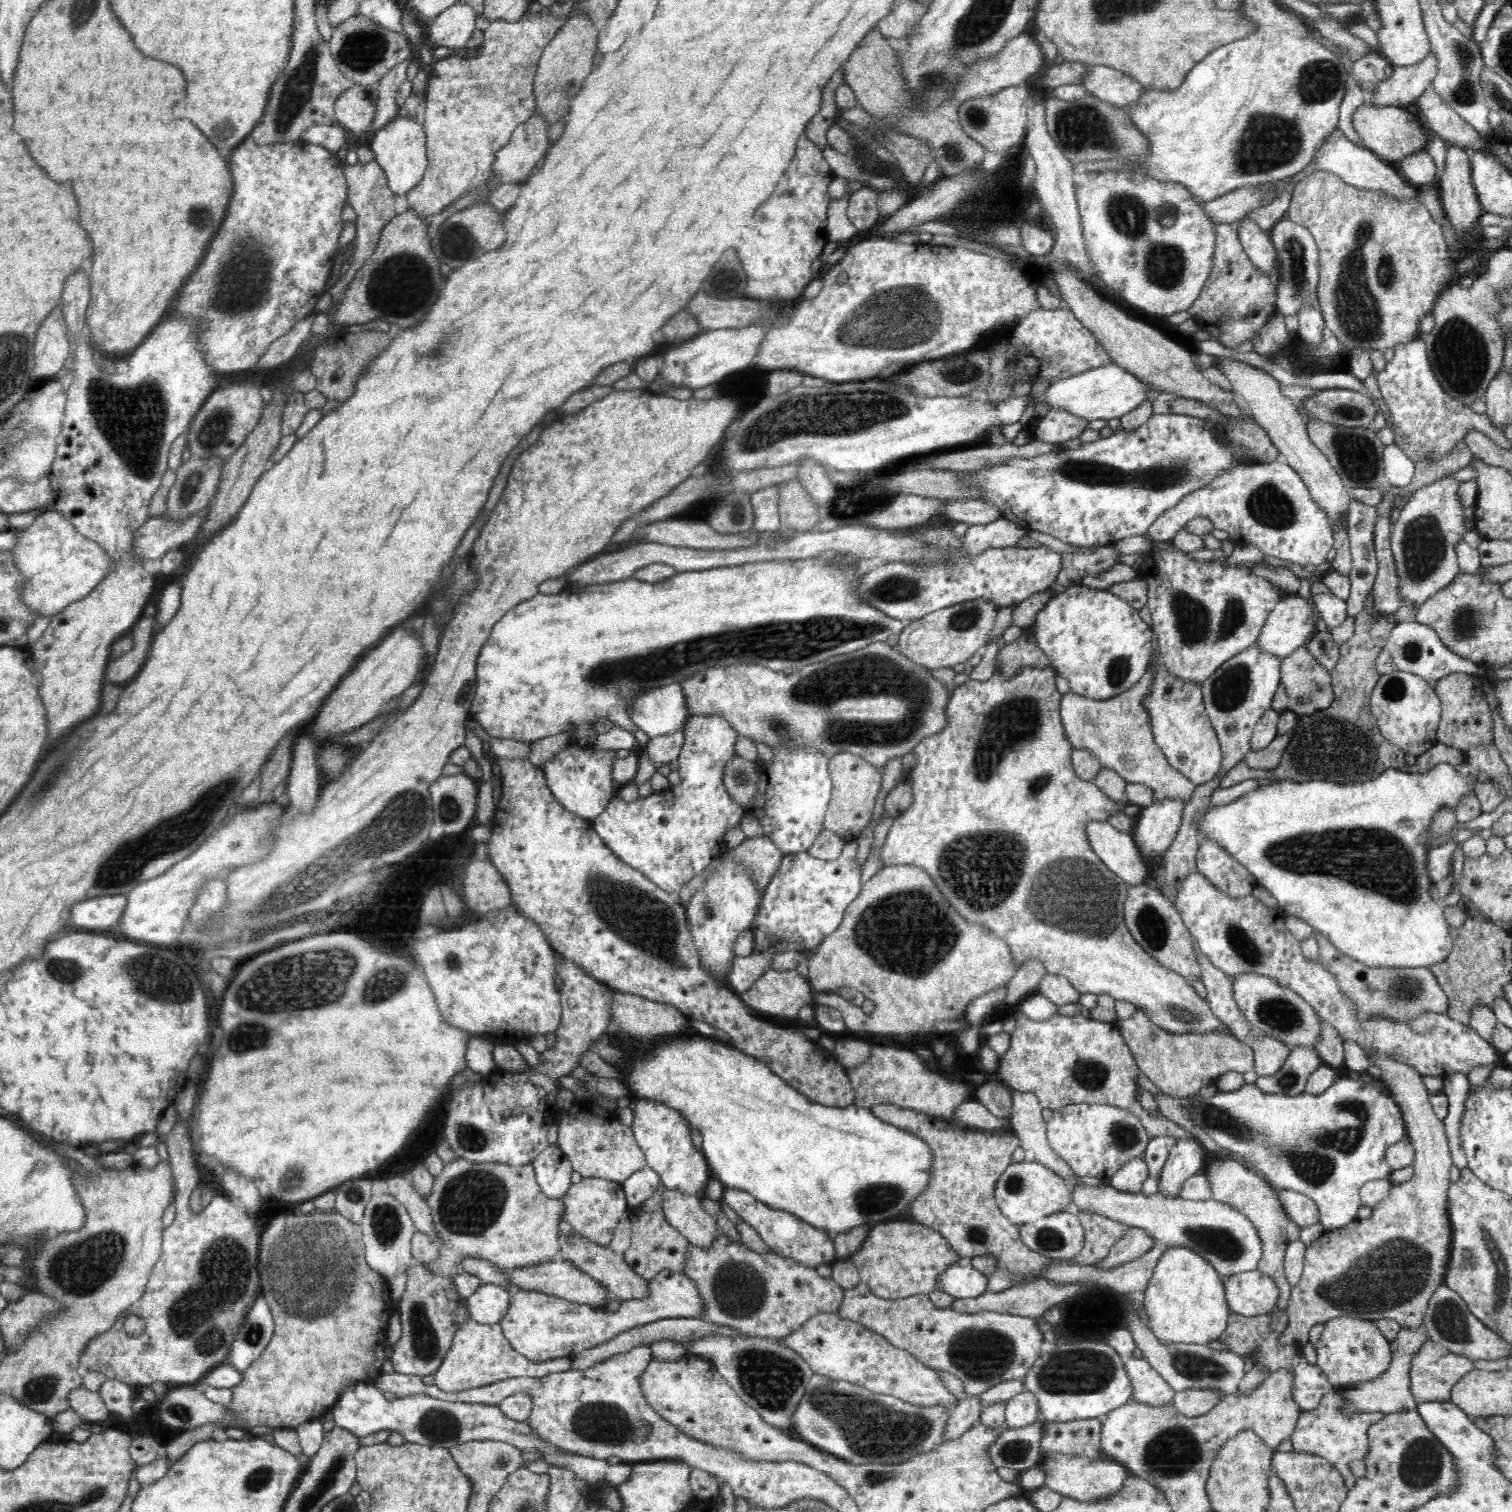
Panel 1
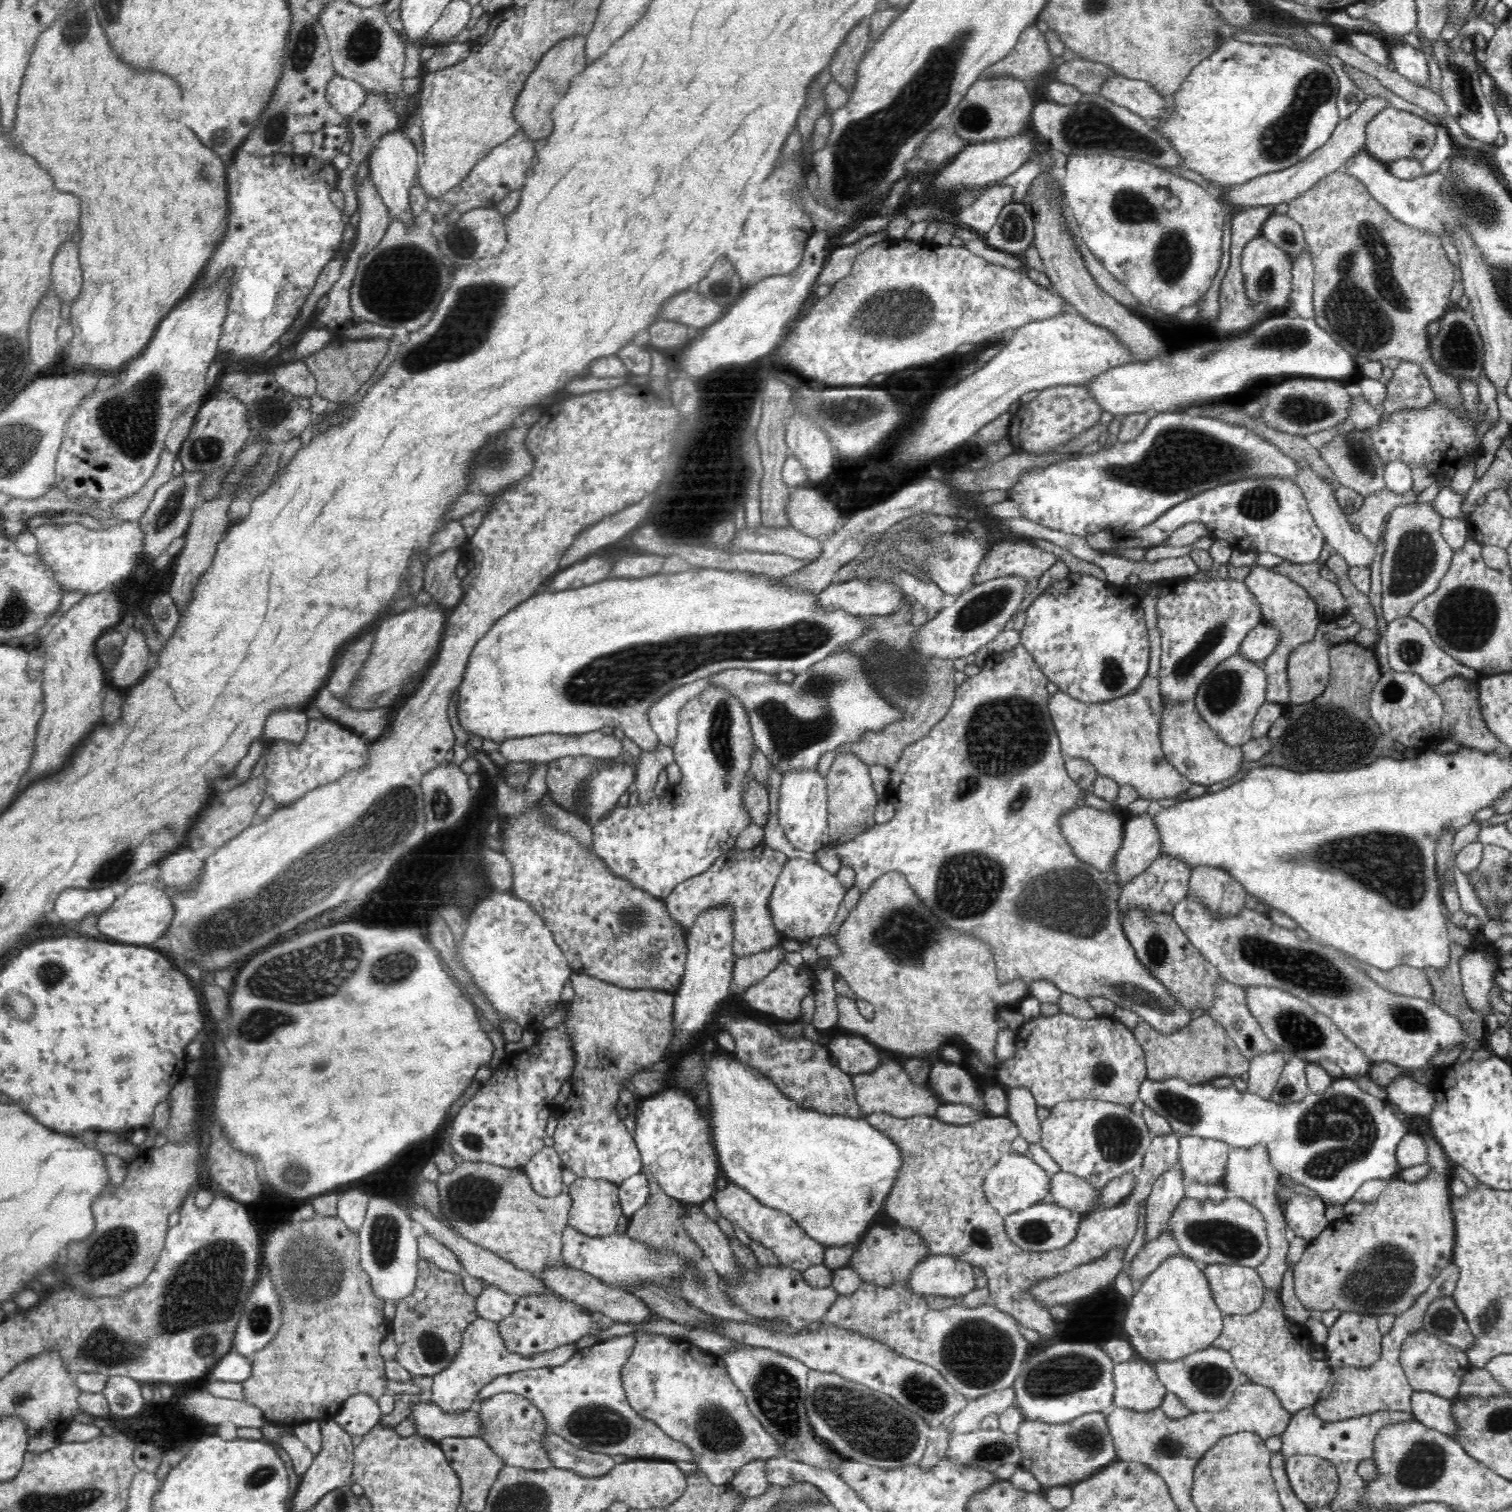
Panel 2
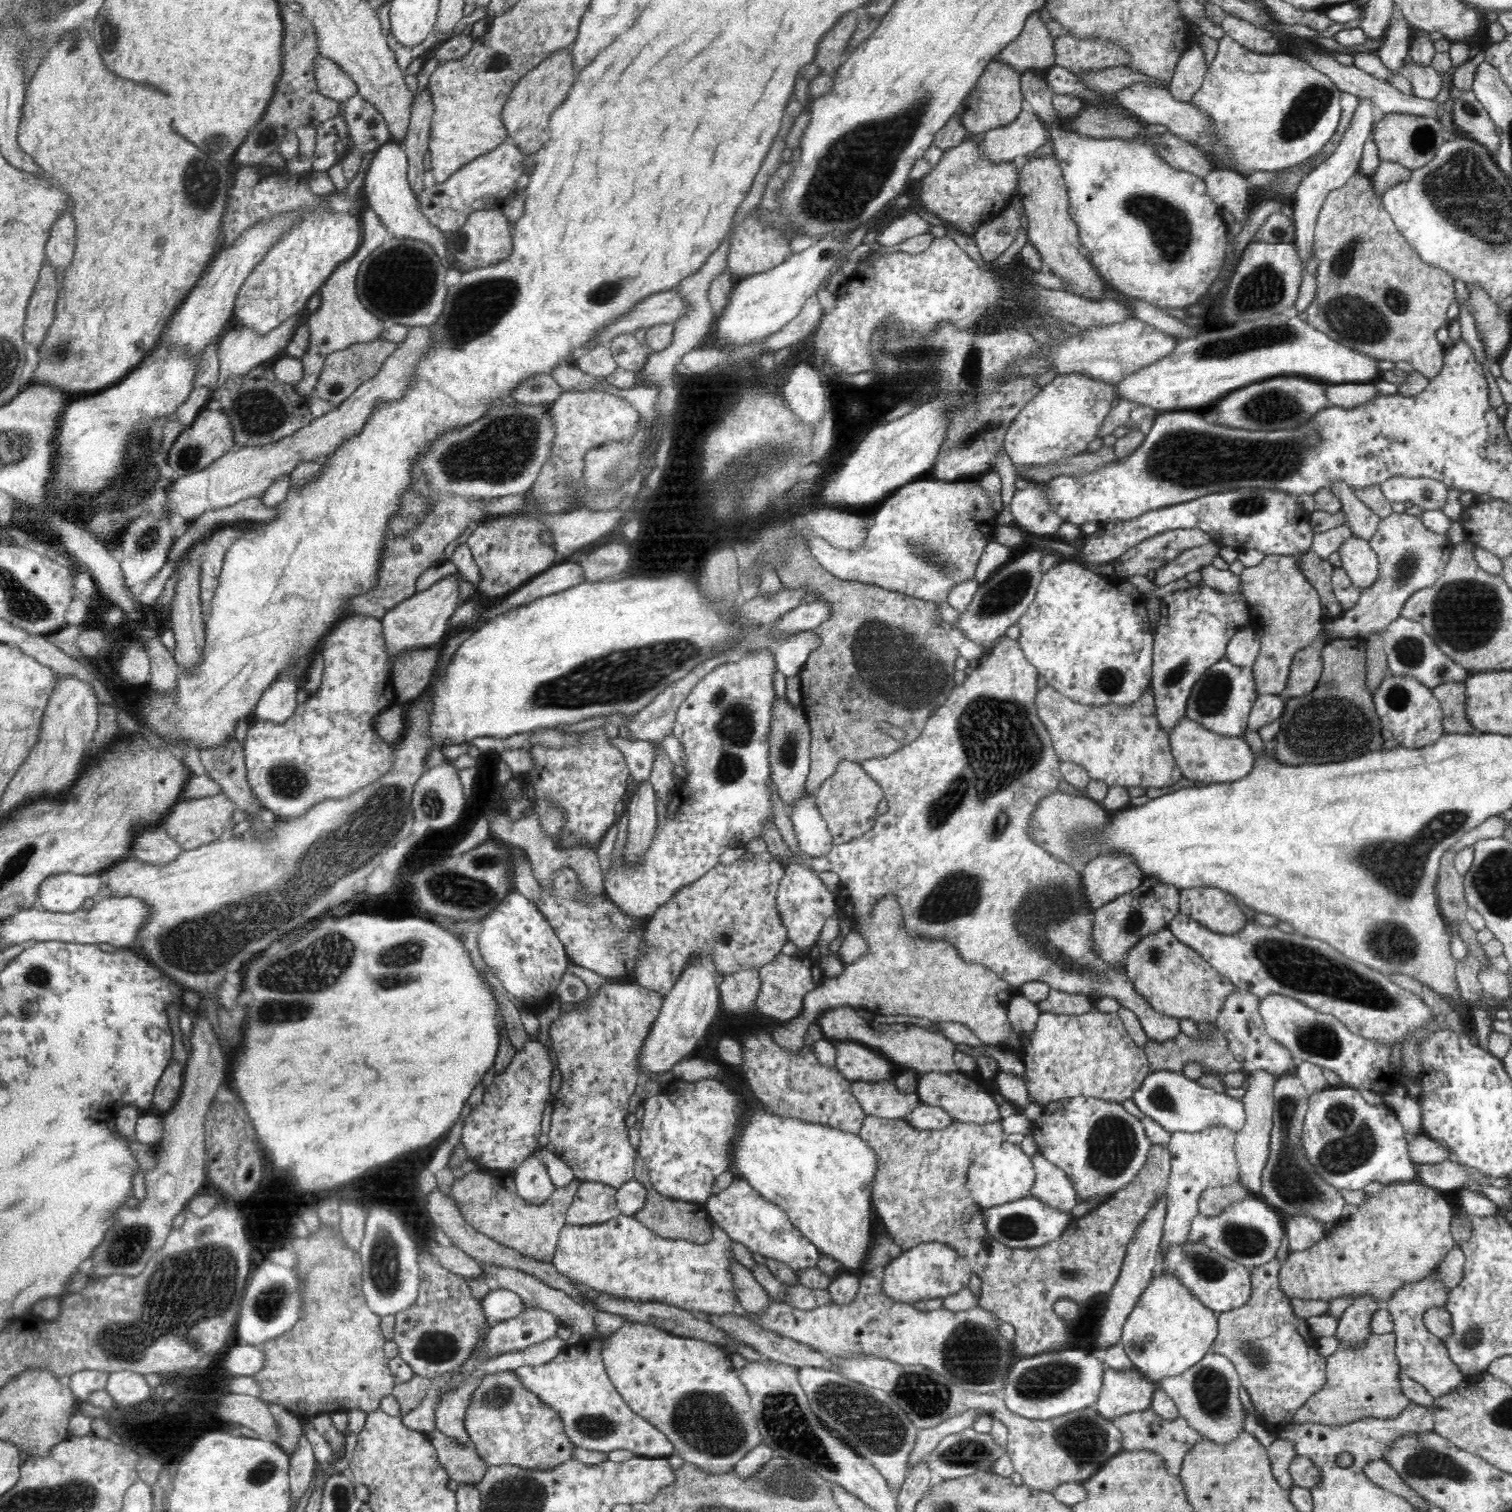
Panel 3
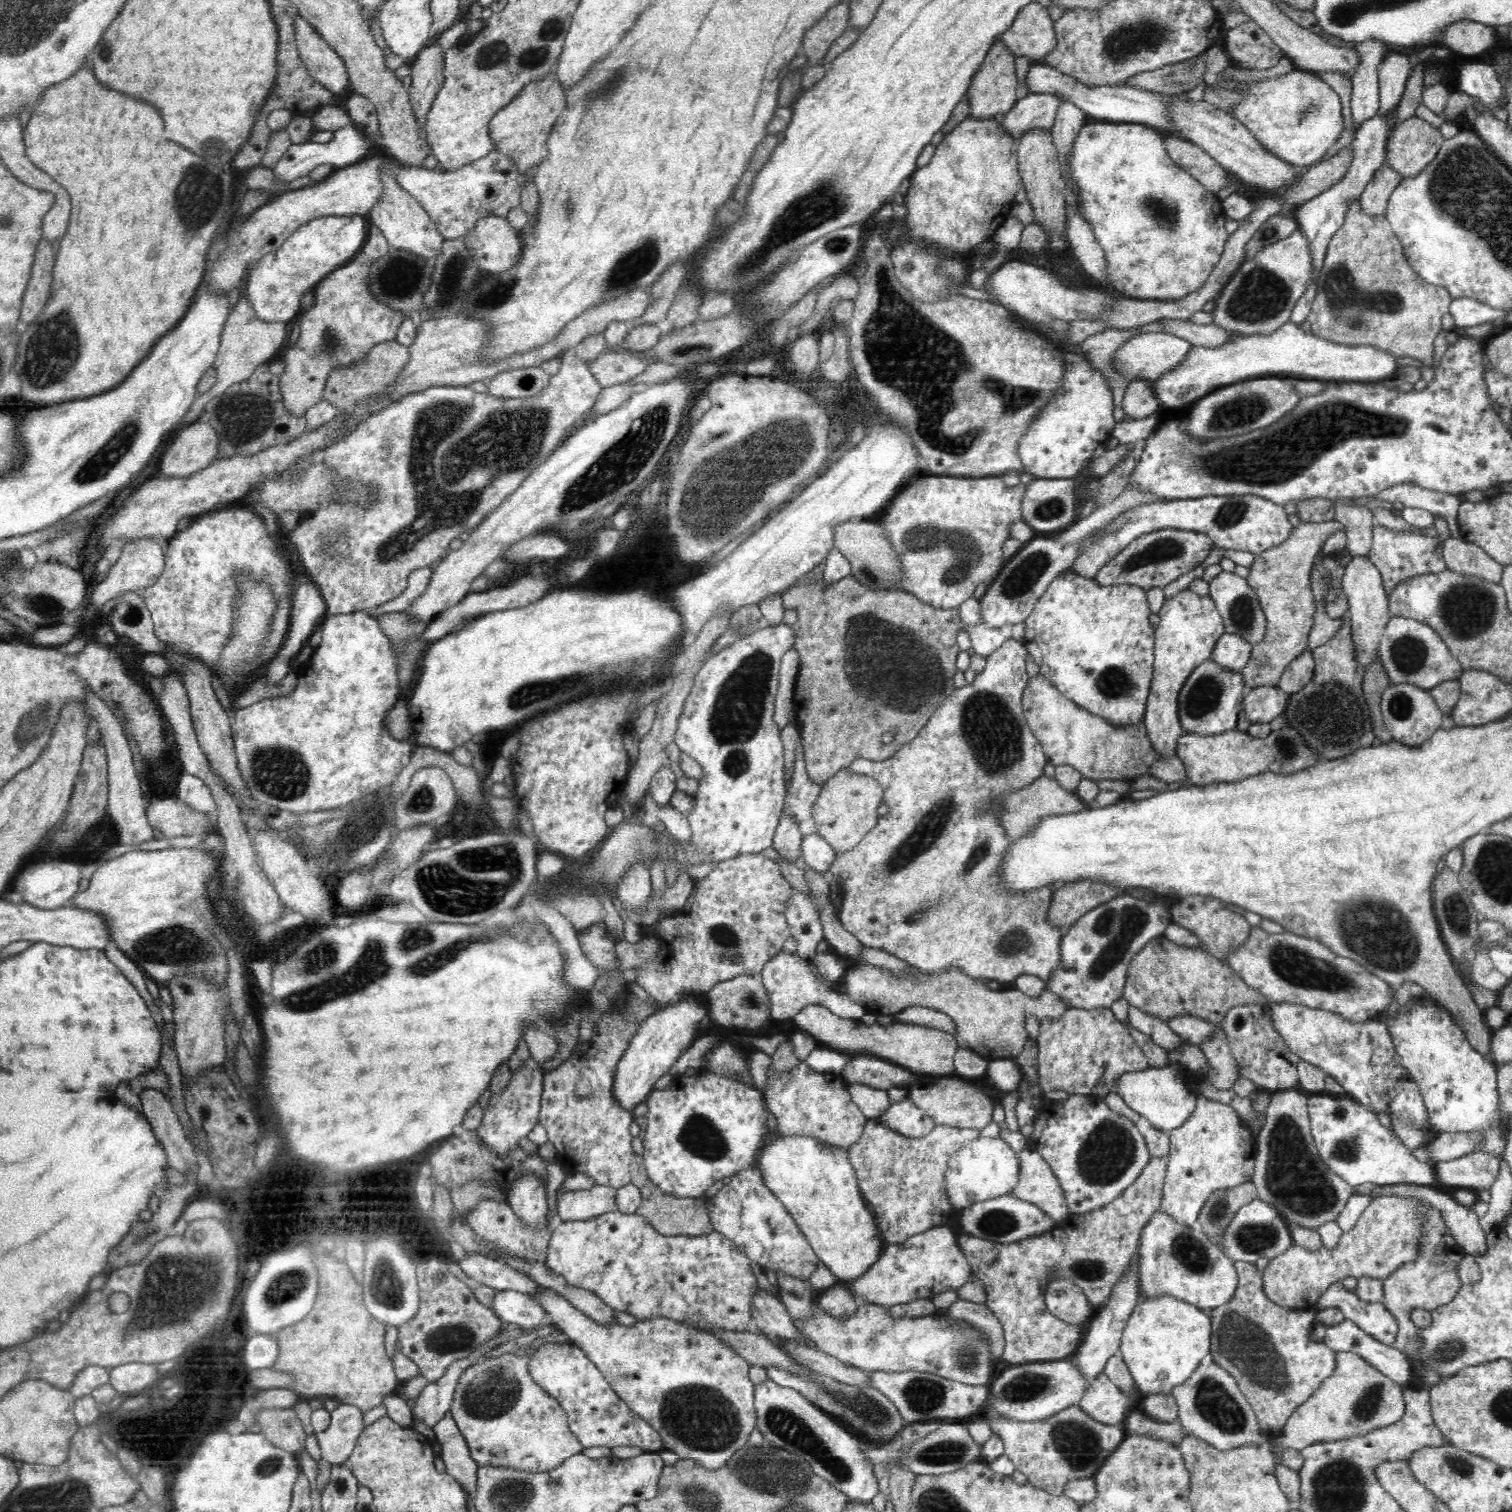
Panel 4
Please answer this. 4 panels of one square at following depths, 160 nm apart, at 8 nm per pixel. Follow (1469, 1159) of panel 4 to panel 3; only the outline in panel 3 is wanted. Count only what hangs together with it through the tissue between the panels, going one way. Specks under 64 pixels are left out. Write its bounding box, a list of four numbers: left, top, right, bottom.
[1416,1162,1509,1192]

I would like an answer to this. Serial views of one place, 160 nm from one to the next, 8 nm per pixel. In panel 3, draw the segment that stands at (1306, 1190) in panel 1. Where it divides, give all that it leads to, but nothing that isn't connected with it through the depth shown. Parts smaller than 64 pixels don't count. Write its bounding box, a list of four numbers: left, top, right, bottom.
[1131,1071,1418,1189]

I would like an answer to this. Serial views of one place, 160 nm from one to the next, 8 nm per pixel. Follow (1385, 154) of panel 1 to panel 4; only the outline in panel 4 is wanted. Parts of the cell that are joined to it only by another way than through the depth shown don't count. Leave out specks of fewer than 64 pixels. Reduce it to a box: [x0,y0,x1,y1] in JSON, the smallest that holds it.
[1386,116,1444,178]

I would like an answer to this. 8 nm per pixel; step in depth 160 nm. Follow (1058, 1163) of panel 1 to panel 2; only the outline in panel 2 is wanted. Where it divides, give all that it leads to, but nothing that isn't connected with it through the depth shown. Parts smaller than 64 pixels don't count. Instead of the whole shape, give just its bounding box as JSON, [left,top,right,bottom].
[1005,1087,1041,1144]

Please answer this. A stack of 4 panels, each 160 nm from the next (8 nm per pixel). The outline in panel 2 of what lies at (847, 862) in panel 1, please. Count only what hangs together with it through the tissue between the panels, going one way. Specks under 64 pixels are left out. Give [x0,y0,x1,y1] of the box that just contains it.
[769,858,847,945]

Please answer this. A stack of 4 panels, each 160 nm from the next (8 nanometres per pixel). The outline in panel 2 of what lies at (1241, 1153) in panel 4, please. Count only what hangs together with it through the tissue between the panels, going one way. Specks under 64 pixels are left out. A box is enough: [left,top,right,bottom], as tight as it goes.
[1127,1135,1231,1280]

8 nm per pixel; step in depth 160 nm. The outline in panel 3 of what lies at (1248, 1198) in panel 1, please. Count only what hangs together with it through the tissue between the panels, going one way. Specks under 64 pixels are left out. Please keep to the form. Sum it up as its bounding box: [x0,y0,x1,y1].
[1235,1070,1278,1197]

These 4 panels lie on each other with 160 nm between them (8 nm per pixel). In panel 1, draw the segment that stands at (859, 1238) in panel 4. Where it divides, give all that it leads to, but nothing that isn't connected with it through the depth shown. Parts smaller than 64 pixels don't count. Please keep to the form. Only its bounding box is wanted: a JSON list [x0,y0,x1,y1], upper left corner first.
[621,1037,934,1237]

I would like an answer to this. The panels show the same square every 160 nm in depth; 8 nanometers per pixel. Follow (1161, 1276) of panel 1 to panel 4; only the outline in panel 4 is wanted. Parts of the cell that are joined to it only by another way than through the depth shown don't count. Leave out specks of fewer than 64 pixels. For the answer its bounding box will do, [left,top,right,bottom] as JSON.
[1119,1296,1211,1396]

